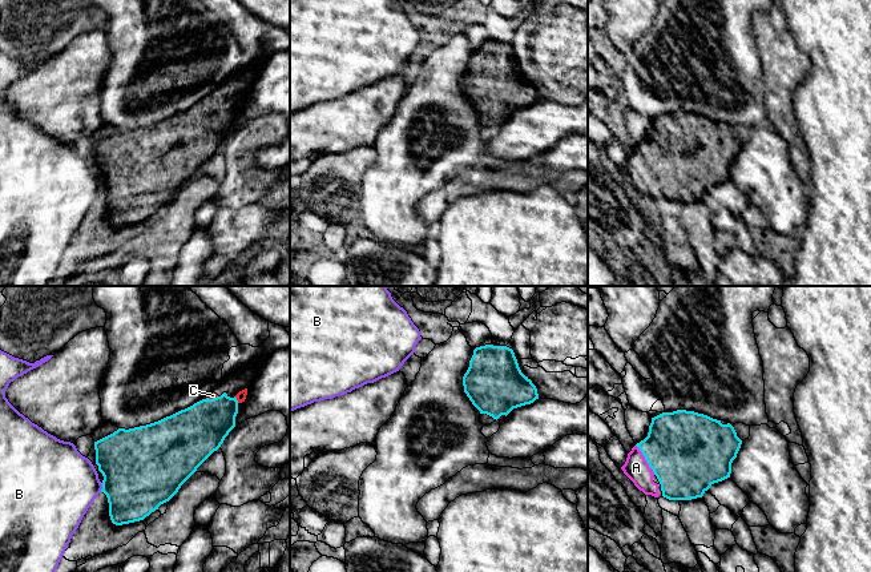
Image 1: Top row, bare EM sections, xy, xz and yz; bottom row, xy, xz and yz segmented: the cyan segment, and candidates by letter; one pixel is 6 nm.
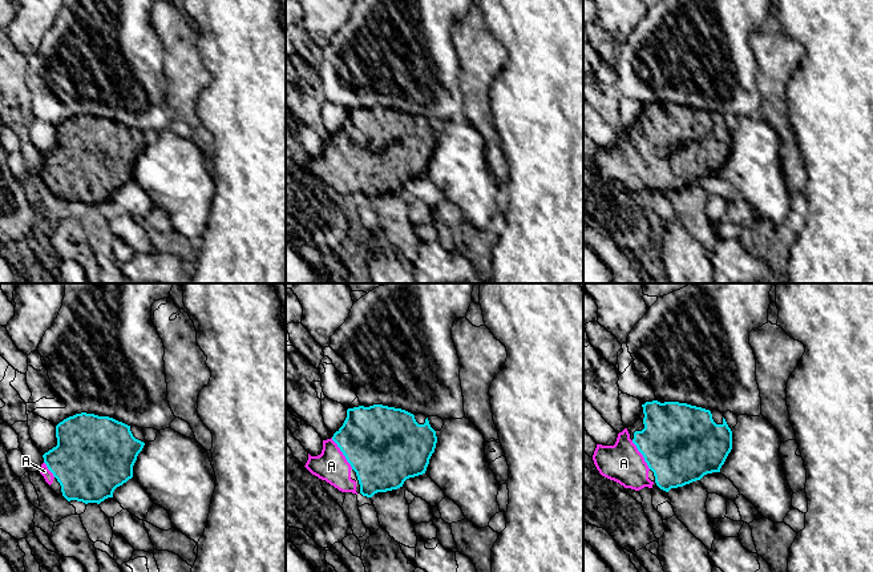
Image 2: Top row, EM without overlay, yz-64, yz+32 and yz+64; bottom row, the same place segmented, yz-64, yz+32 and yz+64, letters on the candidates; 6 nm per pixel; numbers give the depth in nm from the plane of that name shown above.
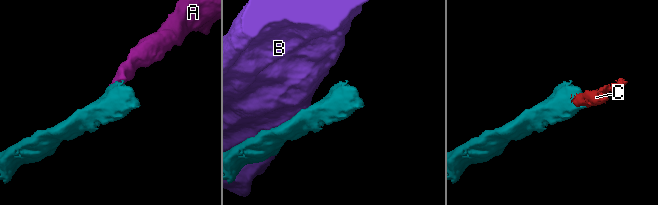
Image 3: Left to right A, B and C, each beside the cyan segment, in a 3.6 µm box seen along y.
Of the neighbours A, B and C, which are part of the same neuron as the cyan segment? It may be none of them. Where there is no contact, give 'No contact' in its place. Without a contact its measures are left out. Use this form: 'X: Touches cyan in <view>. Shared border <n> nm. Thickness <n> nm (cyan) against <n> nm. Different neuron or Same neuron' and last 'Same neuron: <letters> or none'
A: Touches cyan in yz. Shared border 220 nm. Thickness 460 nm (cyan) against 150 nm. Same neuron
B: Touches cyan in xy. Shared border 60 nm. Thickness 460 nm (cyan) against 420 nm. Different neuron
C: Touches cyan in xy. Shared border 50 nm. Thickness 300 nm (cyan) against 60 nm. Same neuron
Same neuron: A, C

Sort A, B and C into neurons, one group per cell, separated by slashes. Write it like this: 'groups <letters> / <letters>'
groups A C / B

